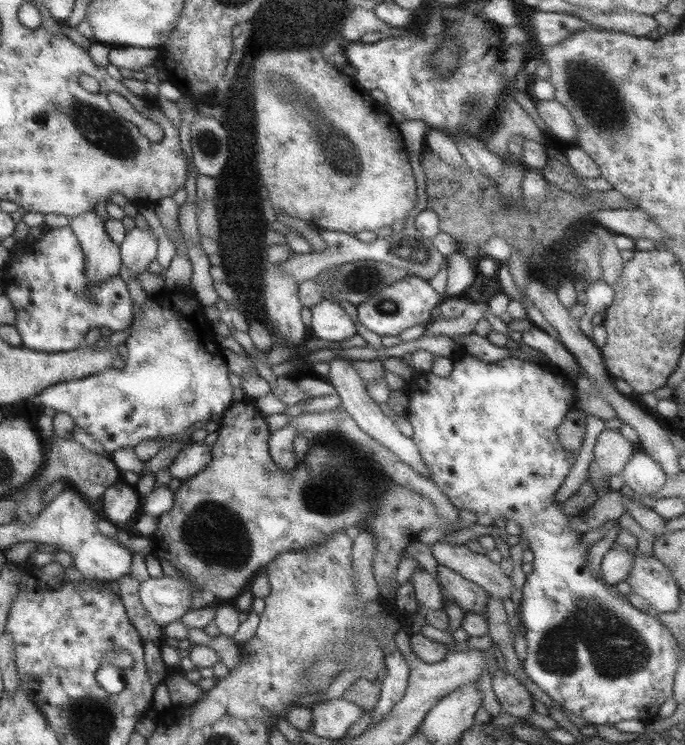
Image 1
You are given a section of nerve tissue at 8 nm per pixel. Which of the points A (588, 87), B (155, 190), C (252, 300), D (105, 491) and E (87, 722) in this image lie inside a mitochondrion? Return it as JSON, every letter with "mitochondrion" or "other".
{"A":"mitochondrion","B":"other","C":"mitochondrion","D":"other","E":"mitochondrion"}

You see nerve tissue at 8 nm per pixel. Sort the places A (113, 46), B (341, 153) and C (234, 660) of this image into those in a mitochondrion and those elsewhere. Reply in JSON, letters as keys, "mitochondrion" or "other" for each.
{"A":"other","B":"mitochondrion","C":"other"}

